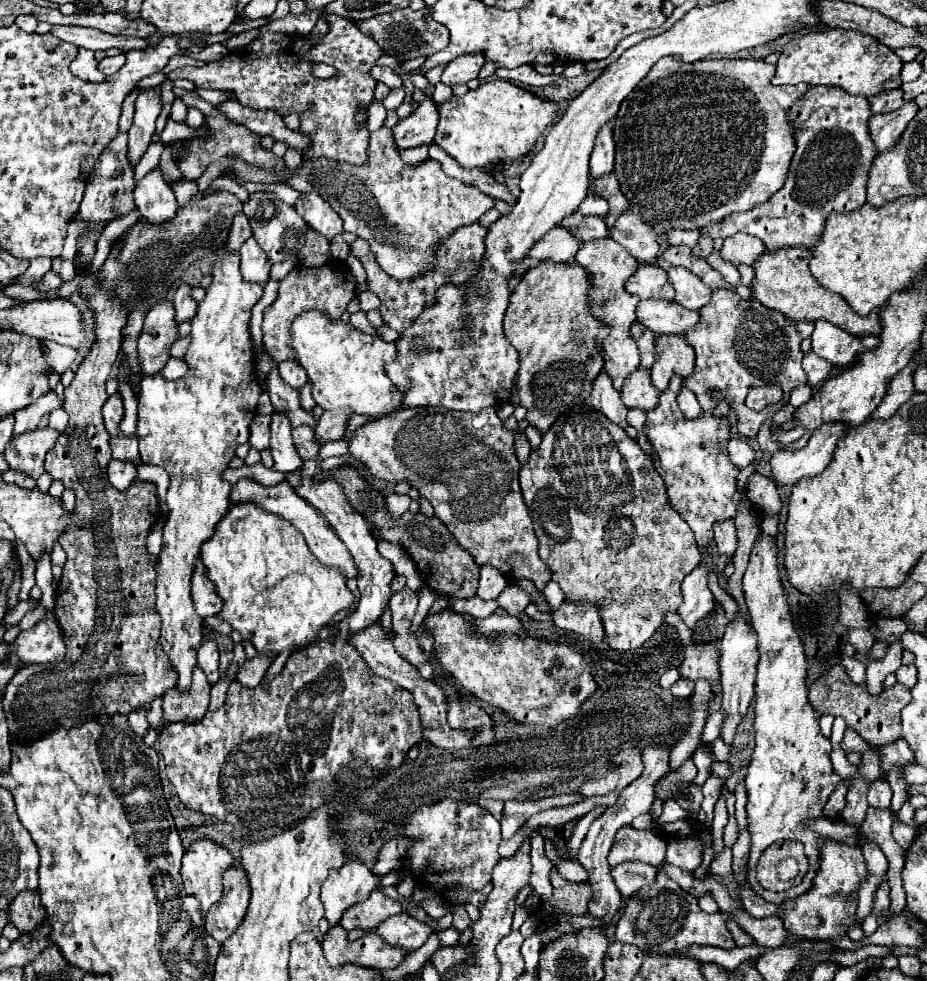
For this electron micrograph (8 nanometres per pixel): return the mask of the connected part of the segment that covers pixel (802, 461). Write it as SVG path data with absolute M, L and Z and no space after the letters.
M826 423L814 431L804 449L774 453L770 463L776 487L794 485L804 477L814 477L818 475L818 471L822 473L832 461L838 439L842 439L848 429L848 423Z

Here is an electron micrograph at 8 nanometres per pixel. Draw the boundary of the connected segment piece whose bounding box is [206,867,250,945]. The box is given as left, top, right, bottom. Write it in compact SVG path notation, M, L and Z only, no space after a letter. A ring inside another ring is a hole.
M228 867L224 871L222 899L206 915L206 931L222 945L242 923L250 903L250 883L242 867Z

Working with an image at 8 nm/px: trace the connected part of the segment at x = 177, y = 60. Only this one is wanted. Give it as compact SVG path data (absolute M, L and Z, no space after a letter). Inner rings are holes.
M174 56L173 58L170 59L168 65L161 71L165 75L170 73L171 71L178 69L178 68L183 68L185 66L197 66L201 67L205 64L203 61L195 60L191 57L187 56Z

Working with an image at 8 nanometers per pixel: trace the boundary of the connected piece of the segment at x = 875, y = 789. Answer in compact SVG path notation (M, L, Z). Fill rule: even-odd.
M874 781L870 785L870 793L868 793L870 807L890 809L890 799L892 799L892 789L890 789L888 781Z

